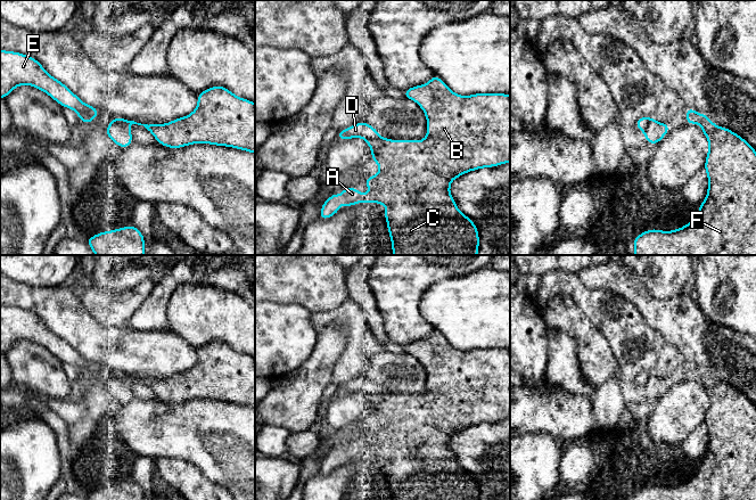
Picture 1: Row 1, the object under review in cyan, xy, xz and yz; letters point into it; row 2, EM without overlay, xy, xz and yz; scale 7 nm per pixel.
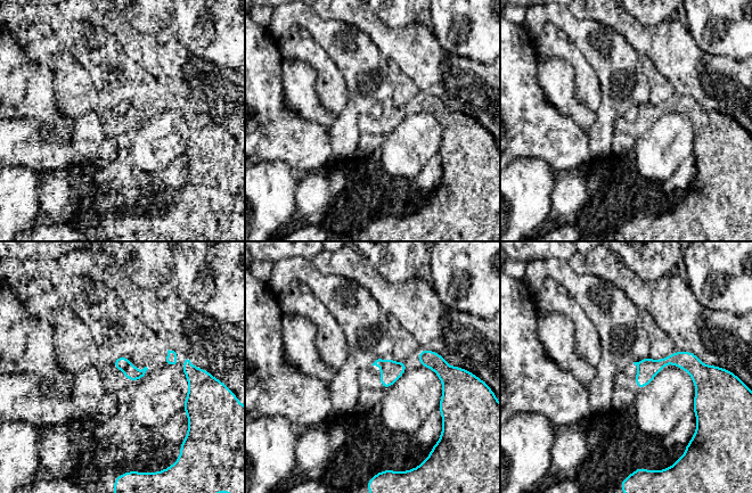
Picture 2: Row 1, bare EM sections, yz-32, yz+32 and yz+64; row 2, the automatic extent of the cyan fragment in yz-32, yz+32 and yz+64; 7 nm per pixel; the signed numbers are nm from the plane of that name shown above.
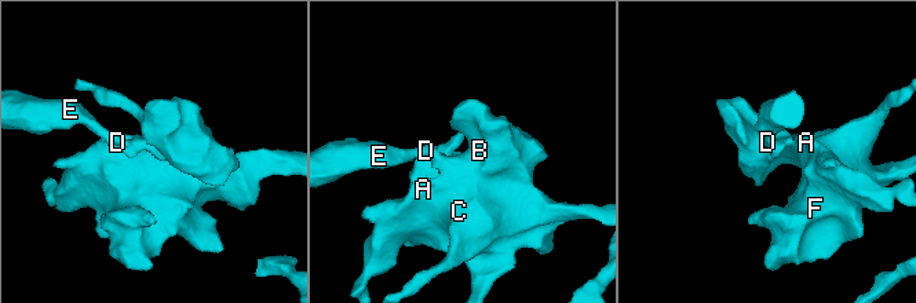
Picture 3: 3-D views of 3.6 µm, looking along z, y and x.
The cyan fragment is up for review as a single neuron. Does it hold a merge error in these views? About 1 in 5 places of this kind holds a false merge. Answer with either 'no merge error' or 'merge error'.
merge error

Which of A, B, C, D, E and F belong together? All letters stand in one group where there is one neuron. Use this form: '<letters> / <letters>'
A B C F / D E

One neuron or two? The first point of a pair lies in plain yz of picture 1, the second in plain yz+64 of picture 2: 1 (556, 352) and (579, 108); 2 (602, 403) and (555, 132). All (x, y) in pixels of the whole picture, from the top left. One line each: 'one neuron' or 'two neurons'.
1: one neuron
2: two neurons

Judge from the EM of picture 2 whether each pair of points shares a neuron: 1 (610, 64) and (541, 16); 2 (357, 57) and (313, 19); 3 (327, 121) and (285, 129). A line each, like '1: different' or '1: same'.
1: same
2: same
3: different

